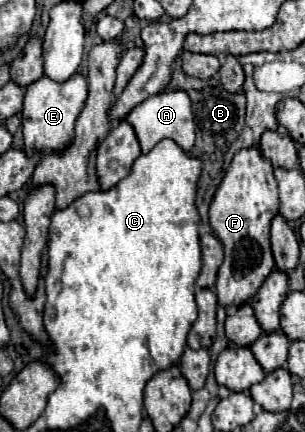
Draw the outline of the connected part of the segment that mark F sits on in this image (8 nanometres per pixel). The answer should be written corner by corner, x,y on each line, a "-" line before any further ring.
259,148
239,150
233,156
233,162
219,190
215,192
215,198
209,208
209,222
211,222
213,234
223,242
223,250
225,250
225,260
217,274
217,298
221,306
227,308
231,304
243,304
247,302
247,298
253,298
257,288
273,270
275,262
273,262
271,244
269,244
269,224
277,212
279,212
279,196
277,196
277,180
273,176
273,164
265,160
265,156
261,156

